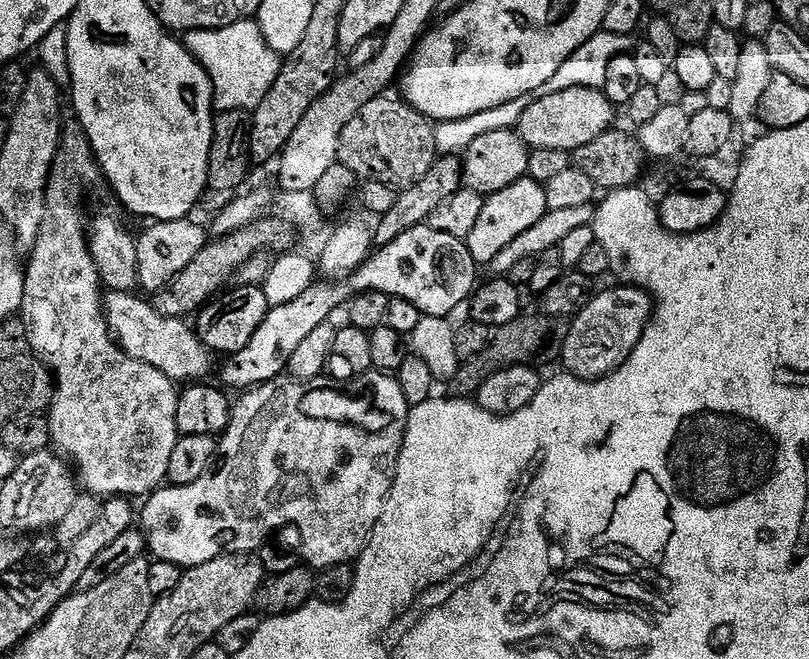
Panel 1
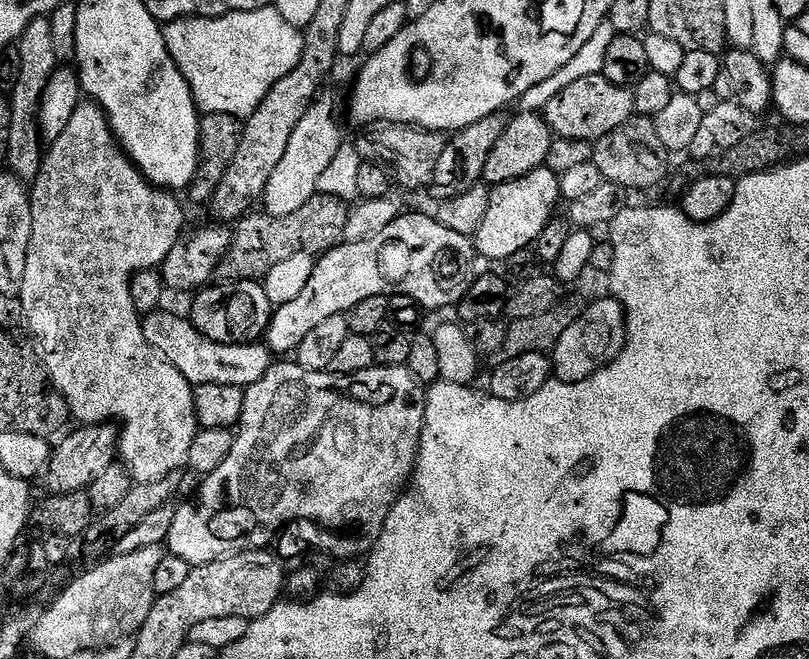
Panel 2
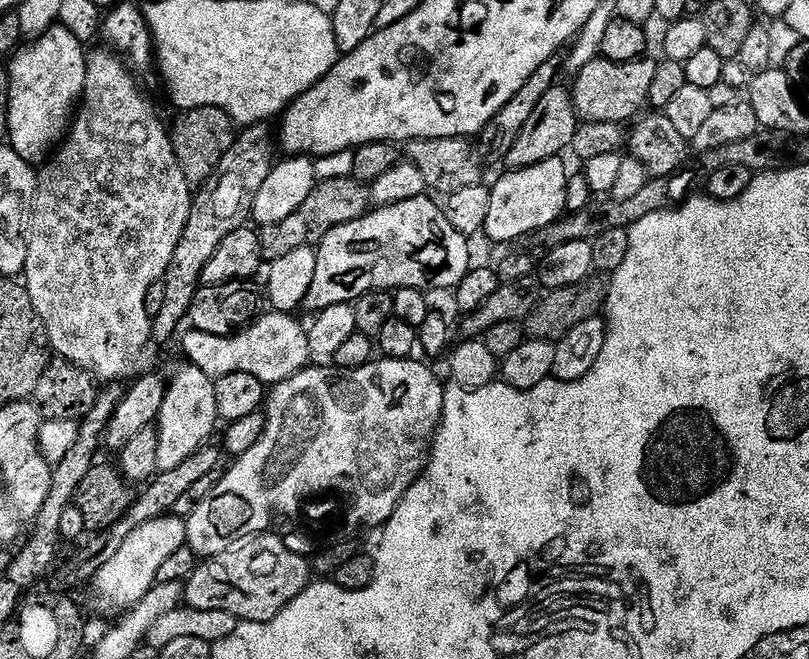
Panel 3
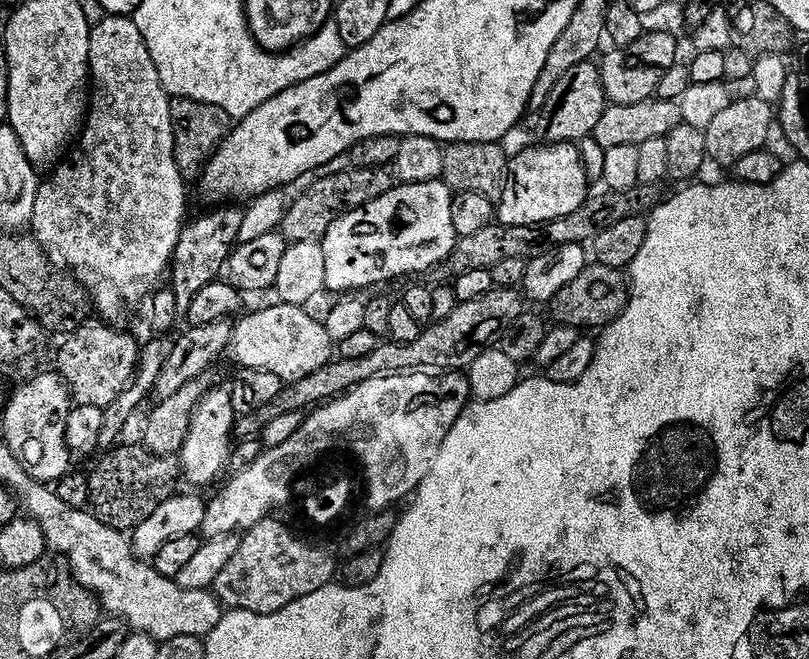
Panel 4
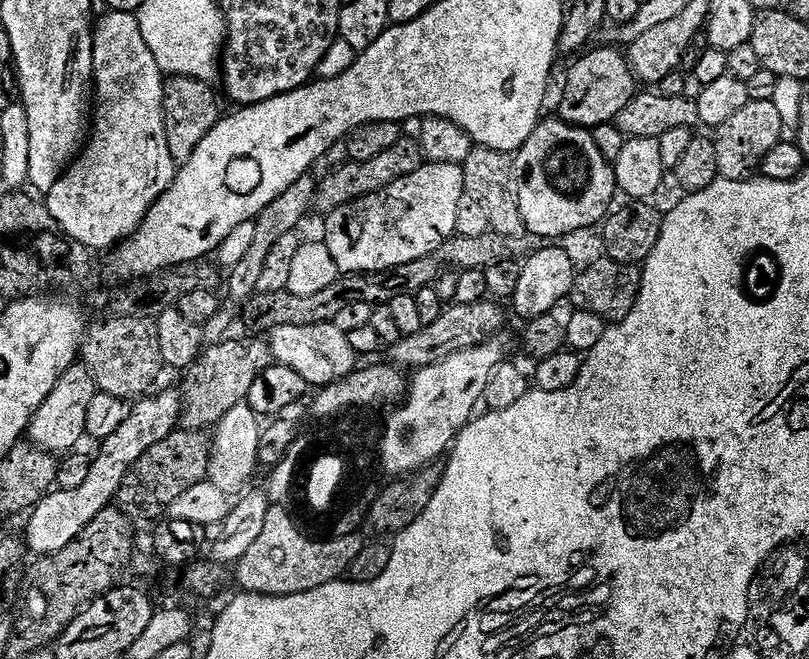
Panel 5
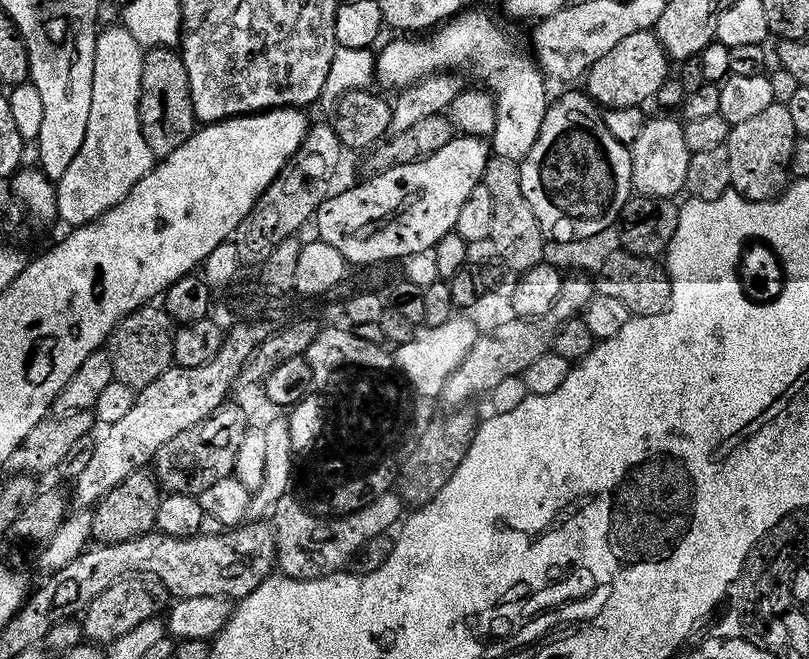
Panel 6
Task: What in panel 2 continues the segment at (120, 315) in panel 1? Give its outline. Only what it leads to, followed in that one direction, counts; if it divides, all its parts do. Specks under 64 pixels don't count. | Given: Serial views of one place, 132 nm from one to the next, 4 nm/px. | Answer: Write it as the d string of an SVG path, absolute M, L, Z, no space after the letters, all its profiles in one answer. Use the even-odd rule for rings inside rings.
M161 310L143 317L146 342L158 350L177 368L192 385L218 382L218 386L238 386L247 390L254 382L263 378L274 363L273 353L267 343L219 344L210 342L192 325L191 319L175 316L172 312Z

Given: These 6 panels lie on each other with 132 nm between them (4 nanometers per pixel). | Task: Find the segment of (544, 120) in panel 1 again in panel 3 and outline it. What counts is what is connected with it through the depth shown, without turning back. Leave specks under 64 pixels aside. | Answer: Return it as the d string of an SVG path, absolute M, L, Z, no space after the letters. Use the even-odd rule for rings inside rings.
M597 58L586 62L580 72L575 73L573 84L570 84L572 101L576 103L576 115L584 122L614 122L624 124L637 119L645 111L650 94L650 85L654 82L654 70L657 66L655 59L639 58L632 61L610 61L605 58Z

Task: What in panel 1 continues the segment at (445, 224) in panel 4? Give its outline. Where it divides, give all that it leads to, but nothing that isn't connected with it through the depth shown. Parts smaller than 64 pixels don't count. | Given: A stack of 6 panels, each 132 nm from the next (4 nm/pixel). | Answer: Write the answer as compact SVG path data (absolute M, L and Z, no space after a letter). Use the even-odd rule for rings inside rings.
M427 223L419 224L414 230L406 230L406 234L394 238L386 246L376 248L360 268L350 277L351 291L357 292L381 292L388 297L397 296L406 302L414 302L418 310L425 316L451 317L452 311L460 303L467 301L478 287L476 280L478 266L470 254L467 243L458 238L450 238L450 234L442 234L442 230L434 230ZM313 282L302 298L294 298L294 302L286 302L286 306L269 308L262 326L258 326L254 338L250 338L250 346L231 353L225 359L228 361L220 372L221 378L225 380L223 383L229 389L247 390L283 377L290 362L290 354L294 354L296 347L317 326L329 323L333 319L332 311L340 303L340 307L345 303L346 296L340 293L340 288L341 285L336 282Z

